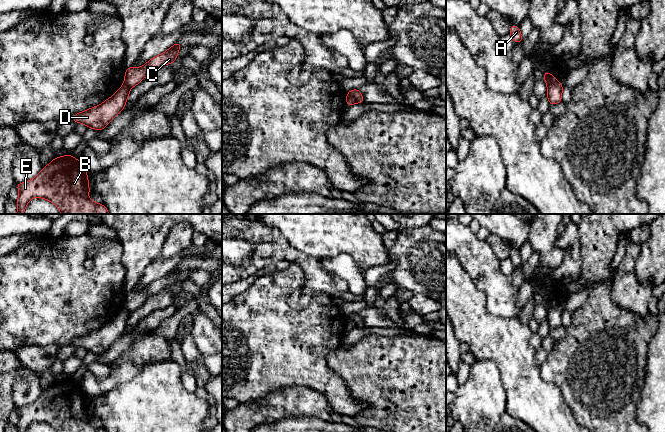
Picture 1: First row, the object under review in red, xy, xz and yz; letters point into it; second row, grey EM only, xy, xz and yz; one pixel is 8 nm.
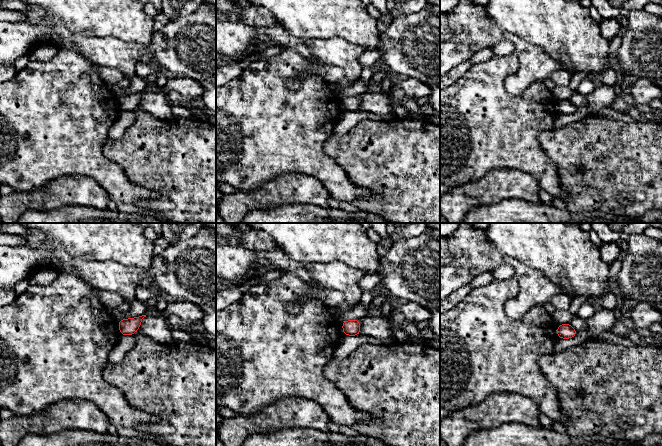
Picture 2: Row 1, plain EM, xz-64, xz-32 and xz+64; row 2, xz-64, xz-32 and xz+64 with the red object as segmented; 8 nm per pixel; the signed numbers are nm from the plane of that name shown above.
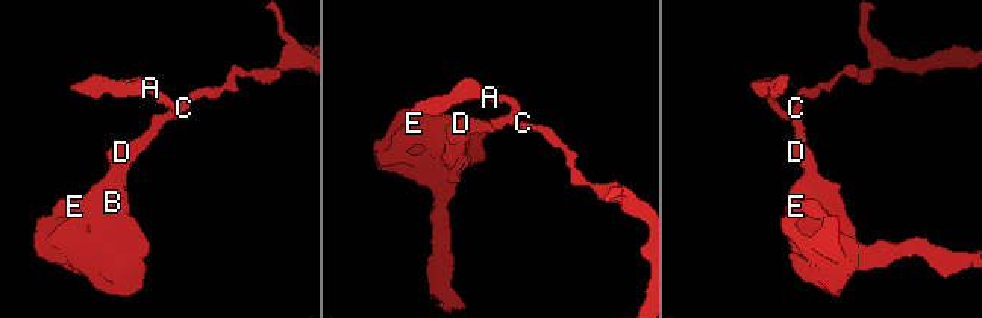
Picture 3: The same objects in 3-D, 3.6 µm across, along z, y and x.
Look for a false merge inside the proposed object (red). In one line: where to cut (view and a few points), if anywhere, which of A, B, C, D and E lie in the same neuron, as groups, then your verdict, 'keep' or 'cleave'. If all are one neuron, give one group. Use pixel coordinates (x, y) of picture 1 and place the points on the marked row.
xz (347, 92), (356, 101) | A C / B D E | cleave

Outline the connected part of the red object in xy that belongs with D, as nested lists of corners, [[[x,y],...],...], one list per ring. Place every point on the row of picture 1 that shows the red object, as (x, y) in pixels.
[[[123,84],[119,90],[101,105],[74,115],[72,121],[84,123],[88,128],[102,131],[125,107],[130,87]]]

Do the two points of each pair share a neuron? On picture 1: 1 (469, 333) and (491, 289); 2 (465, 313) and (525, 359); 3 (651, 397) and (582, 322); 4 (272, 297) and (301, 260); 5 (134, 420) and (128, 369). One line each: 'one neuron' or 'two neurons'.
1: two neurons
2: one neuron
3: two neurons
4: two neurons
5: two neurons

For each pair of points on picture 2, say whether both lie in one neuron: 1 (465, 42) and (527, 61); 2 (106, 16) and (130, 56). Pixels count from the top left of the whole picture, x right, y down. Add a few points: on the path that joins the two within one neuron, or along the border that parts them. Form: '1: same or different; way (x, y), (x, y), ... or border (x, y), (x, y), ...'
1: same; way (482, 36), (507, 36), (518, 44)
2: different; border (97, 36), (115, 36), (143, 45)

